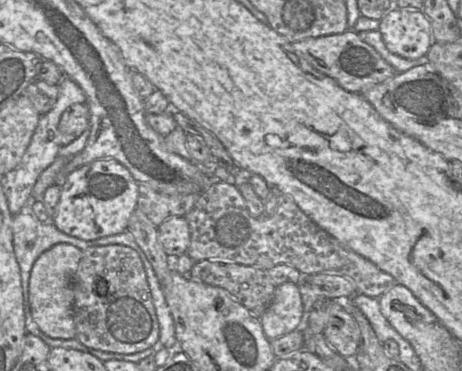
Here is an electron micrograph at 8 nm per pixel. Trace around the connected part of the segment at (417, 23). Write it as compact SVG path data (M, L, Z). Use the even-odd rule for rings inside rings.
M392 7L378 30L390 52L409 60L426 56L433 43L431 22L423 10Z

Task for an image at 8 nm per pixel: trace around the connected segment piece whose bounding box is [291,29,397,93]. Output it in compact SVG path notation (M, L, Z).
M352 29L341 34L310 37L291 44L315 70L331 77L343 89L353 93L362 93L397 73L371 45L359 38L358 32Z

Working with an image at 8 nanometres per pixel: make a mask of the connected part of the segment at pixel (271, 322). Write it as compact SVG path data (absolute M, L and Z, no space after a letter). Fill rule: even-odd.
M283 283L275 287L273 299L260 317L264 335L274 340L296 330L303 315L298 285Z

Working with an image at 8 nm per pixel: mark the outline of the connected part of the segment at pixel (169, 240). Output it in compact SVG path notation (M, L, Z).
M171 217L157 229L159 243L168 257L179 257L187 252L190 244L190 230L185 217Z

